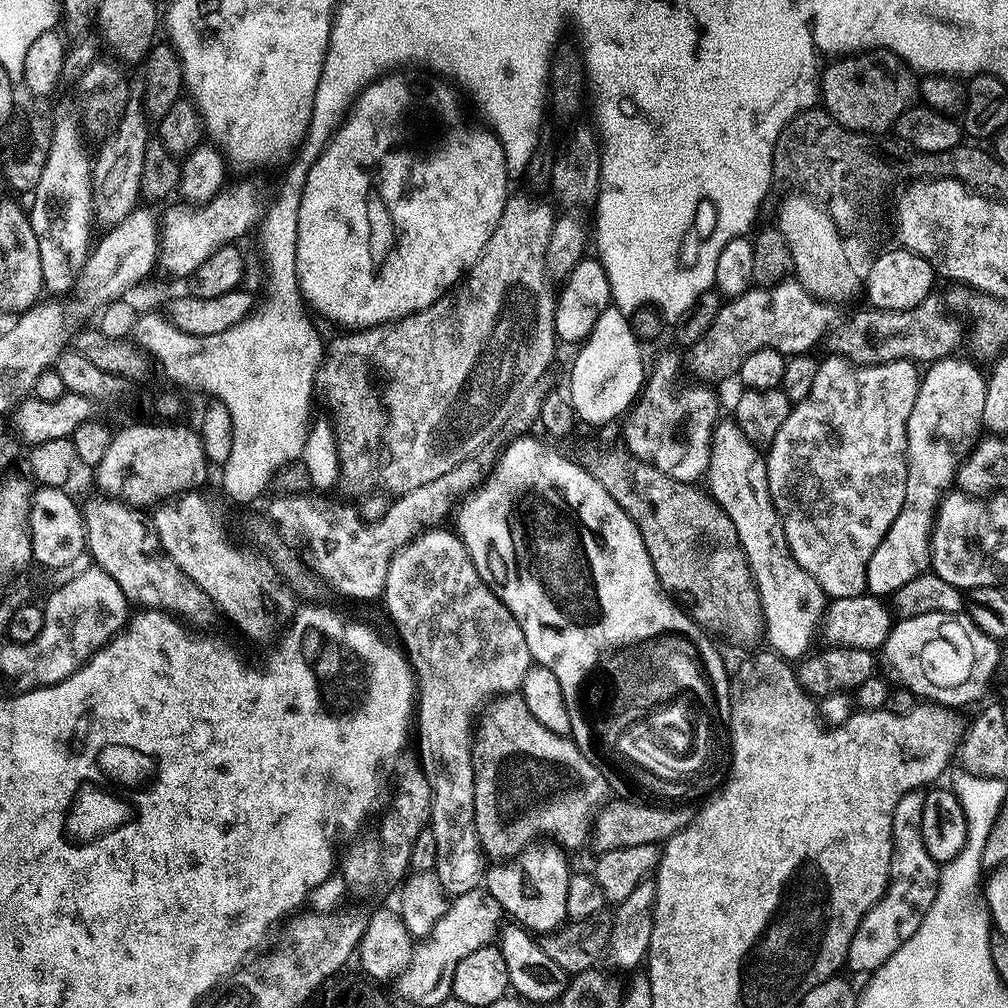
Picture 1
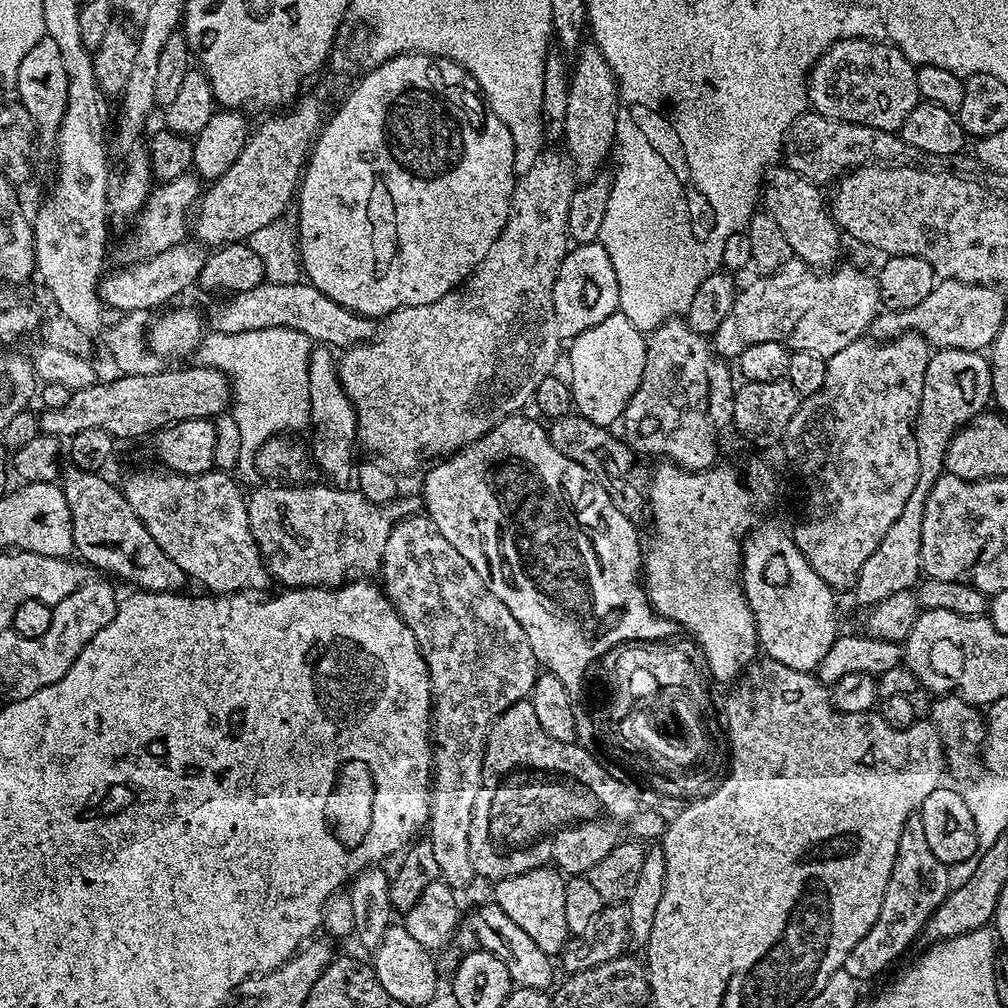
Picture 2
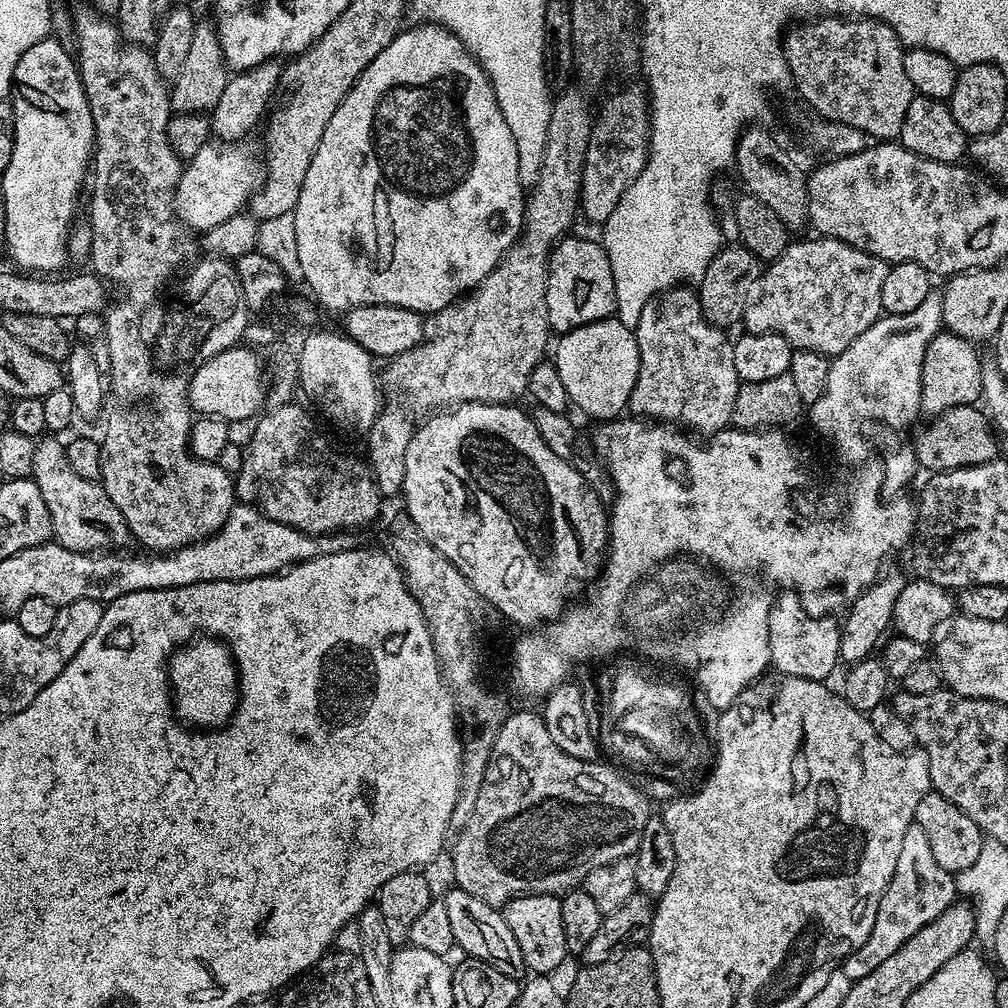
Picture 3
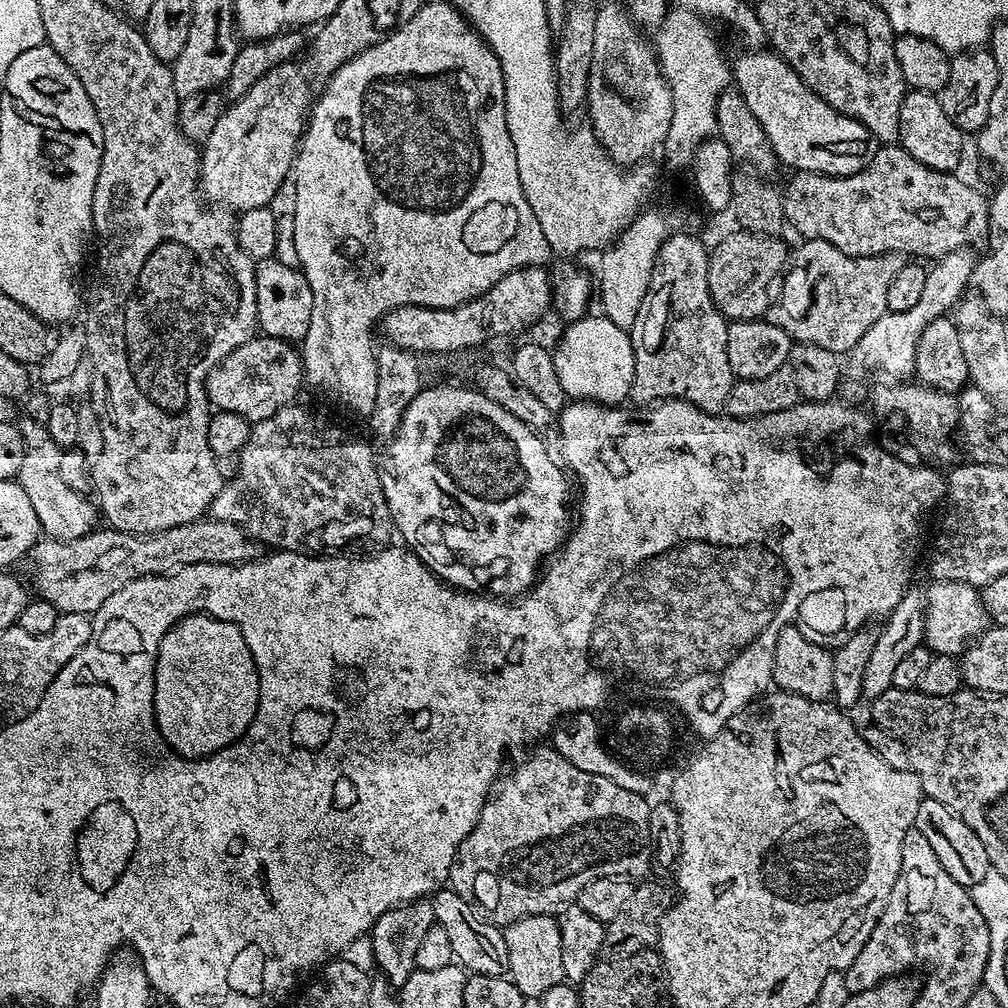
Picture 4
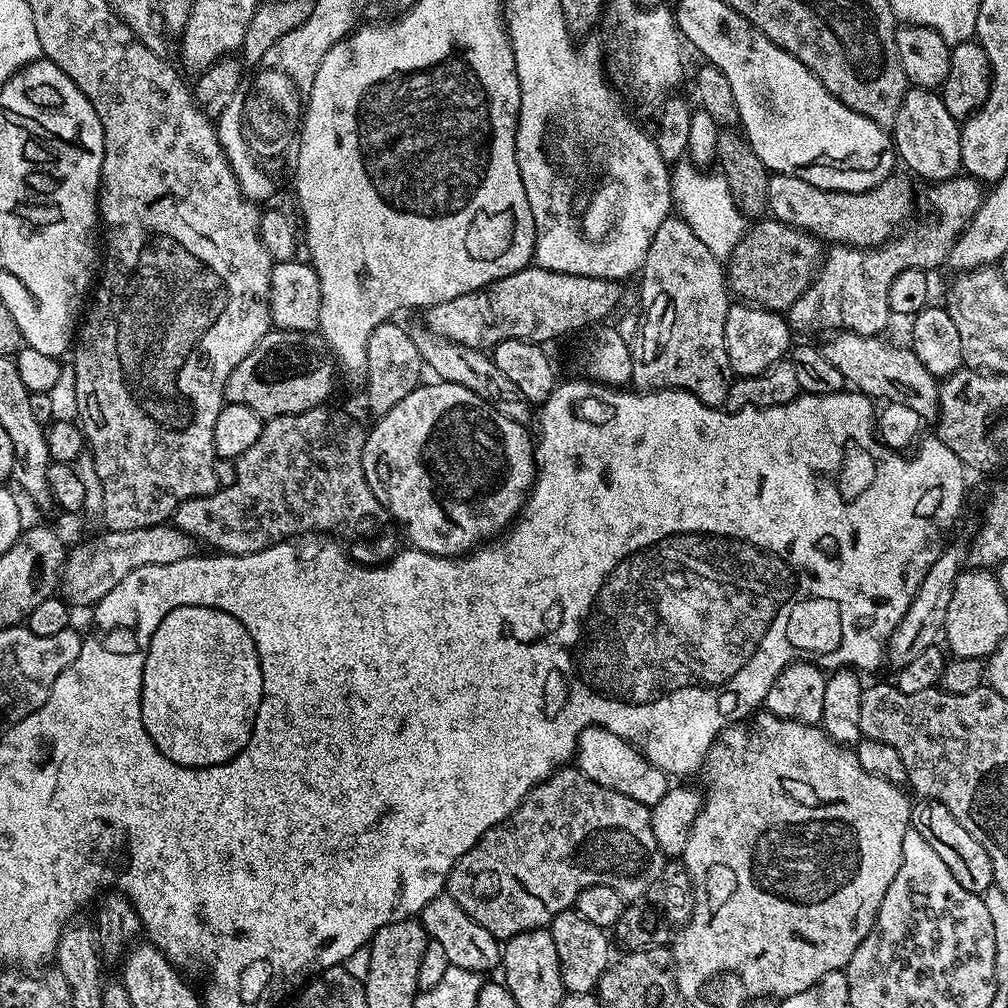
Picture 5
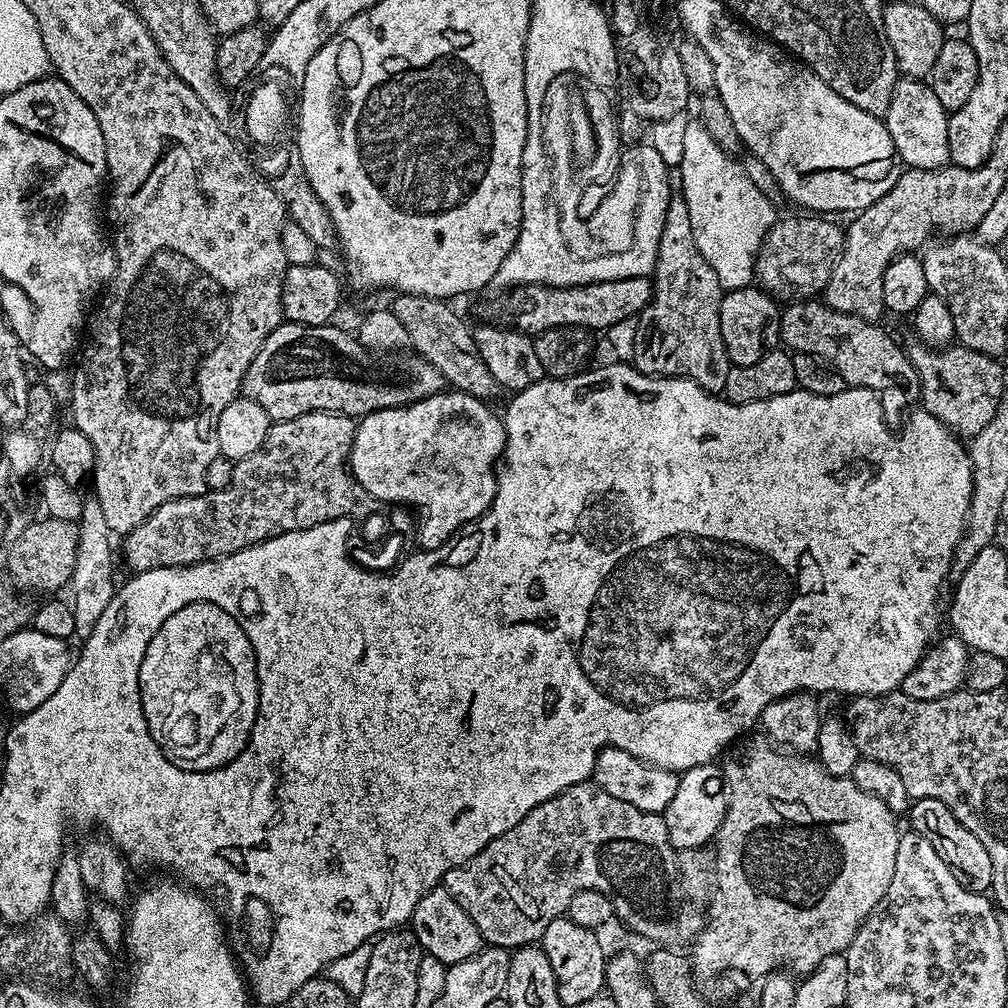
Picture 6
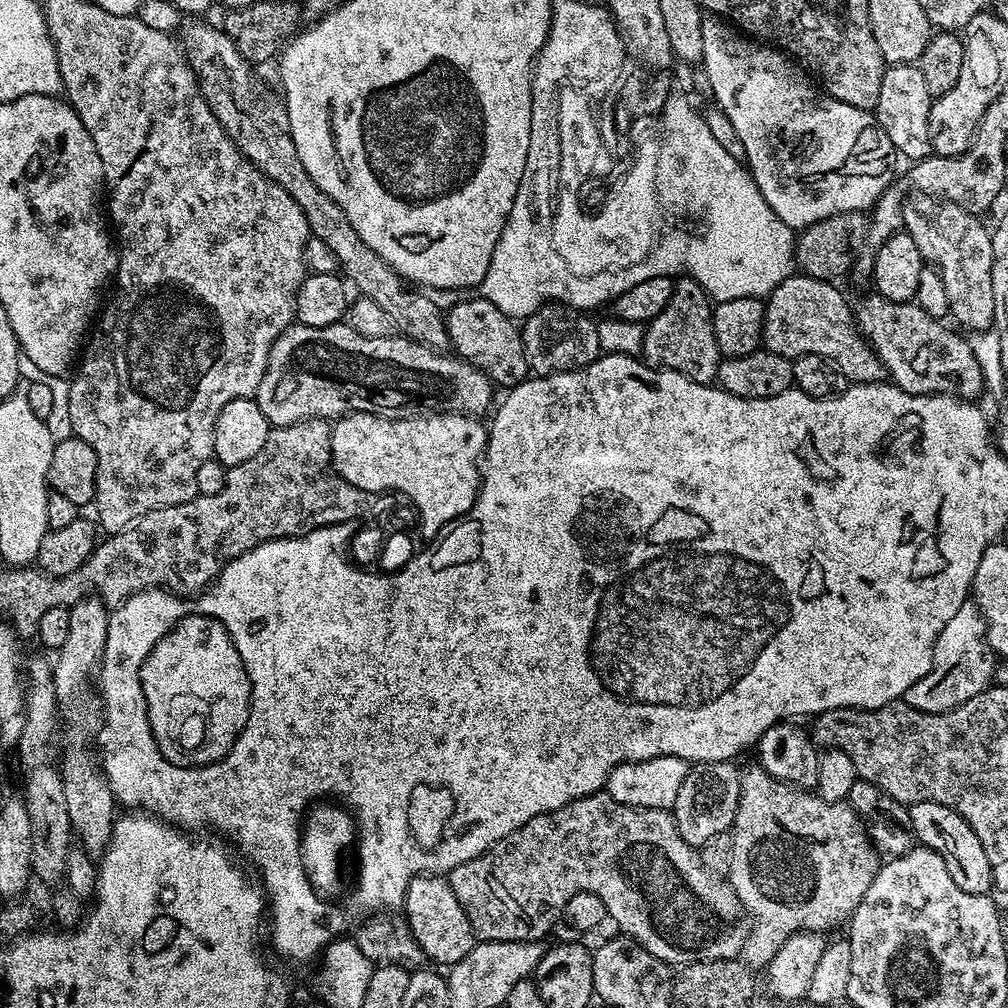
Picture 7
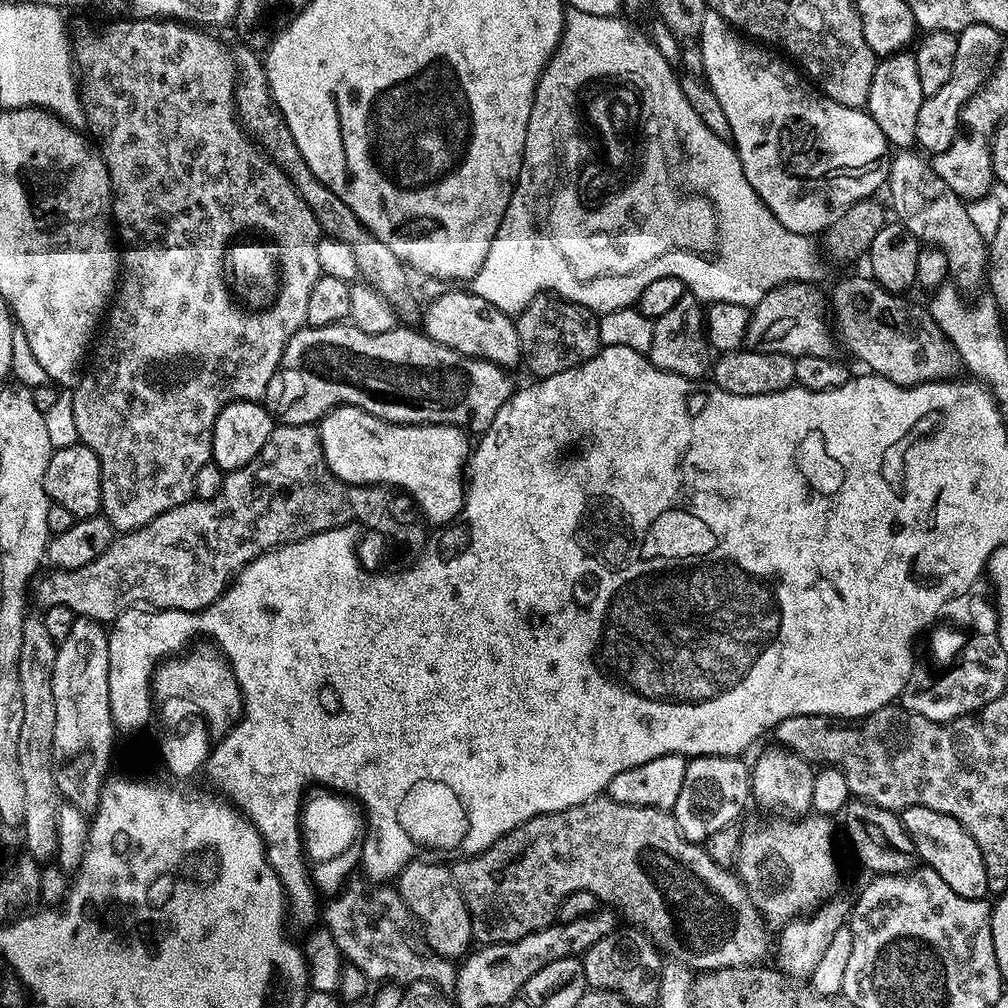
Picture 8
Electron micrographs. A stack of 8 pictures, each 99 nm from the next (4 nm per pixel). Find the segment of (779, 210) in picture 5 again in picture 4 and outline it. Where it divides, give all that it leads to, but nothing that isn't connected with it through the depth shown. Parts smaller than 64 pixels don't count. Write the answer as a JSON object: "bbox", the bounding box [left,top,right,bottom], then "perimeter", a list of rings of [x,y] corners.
{"bbox":[782,146,990,262],"perimeter":[[[880,146],[877,147],[874,158],[858,174],[849,176],[827,176],[821,172],[796,172],[788,180],[788,185],[783,185],[782,195],[784,197],[784,219],[804,240],[825,240],[834,245],[842,254],[851,256],[881,256],[884,252],[898,252],[905,258],[923,258],[928,262],[935,262],[940,257],[957,252],[960,248],[971,249],[972,244],[976,244],[987,232],[990,232],[990,221],[988,219],[988,206],[990,203],[987,195],[983,196],[972,184],[967,184],[960,177],[960,174],[950,172],[939,172],[930,170],[930,166],[922,166],[918,158],[914,158],[907,150],[899,146]]]}

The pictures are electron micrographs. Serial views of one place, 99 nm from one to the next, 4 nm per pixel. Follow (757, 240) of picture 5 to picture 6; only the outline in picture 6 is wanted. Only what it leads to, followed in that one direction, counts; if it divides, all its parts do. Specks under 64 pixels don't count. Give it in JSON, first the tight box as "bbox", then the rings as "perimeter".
{"bbox":[754,214,846,302],"perimeter":[[[824,214],[800,215],[804,216],[788,216],[785,220],[784,217],[777,219],[772,229],[768,231],[768,236],[764,239],[764,247],[760,249],[760,254],[756,258],[754,276],[759,287],[780,302],[795,302],[819,297],[830,282],[840,261],[840,256],[844,252],[846,232],[843,227],[839,228],[832,221],[835,219]]]}

